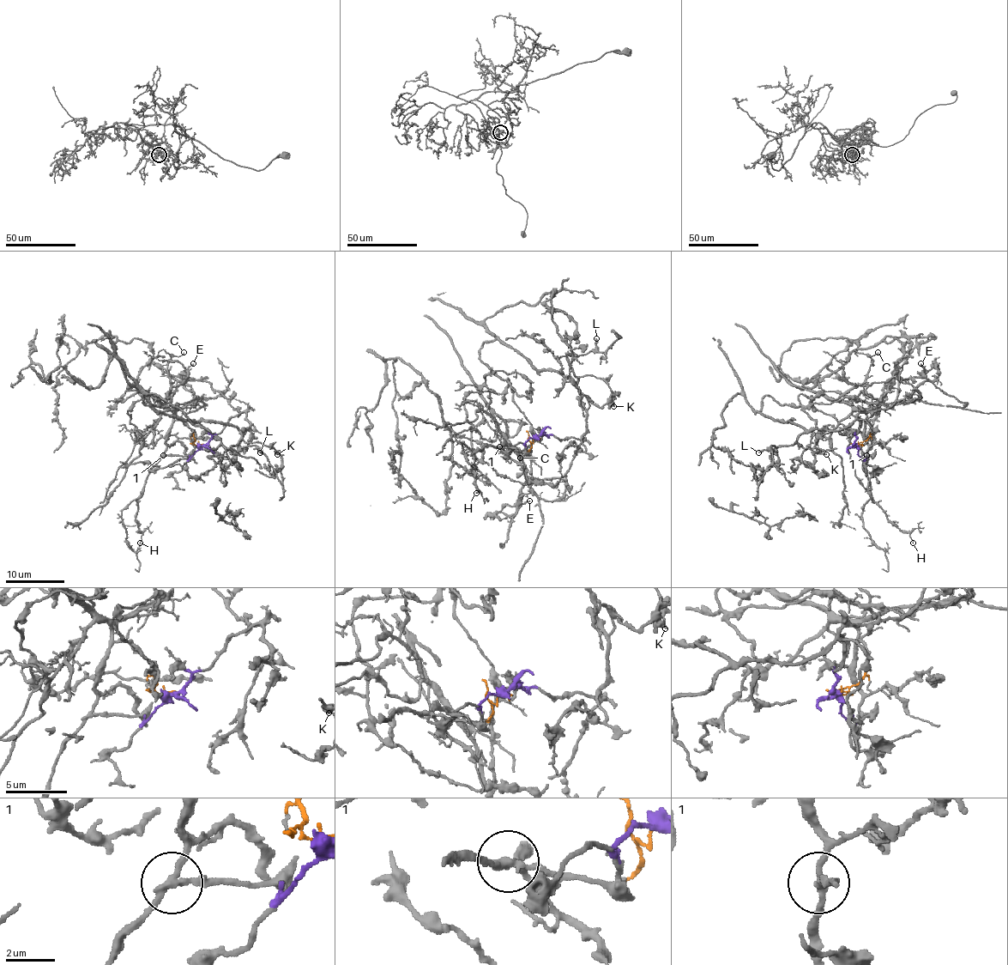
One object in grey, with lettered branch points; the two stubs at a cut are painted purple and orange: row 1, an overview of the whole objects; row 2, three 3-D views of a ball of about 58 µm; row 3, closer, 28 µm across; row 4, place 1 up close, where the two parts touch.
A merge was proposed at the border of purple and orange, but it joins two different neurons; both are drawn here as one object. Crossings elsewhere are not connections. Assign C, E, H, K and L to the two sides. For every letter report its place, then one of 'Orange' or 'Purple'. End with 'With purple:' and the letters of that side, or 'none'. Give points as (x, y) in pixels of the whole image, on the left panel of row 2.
C: Place: (184, 352). Orange
E: Place: (193, 363). Purple
H: Place: (140, 543). Orange
K: Place: (277, 454). Purple
L: Place: (260, 452). Purple
With purple: E, K, L

